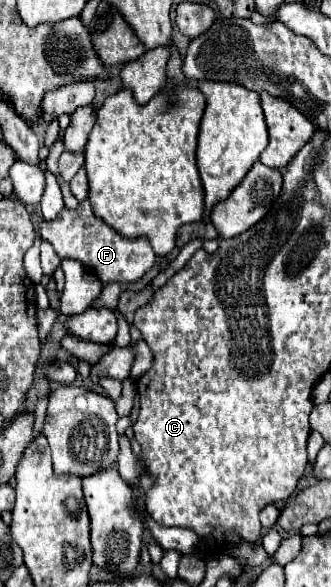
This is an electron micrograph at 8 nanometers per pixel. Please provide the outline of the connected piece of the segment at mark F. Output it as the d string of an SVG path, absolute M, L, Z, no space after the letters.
M89 199L81 201L75 209L63 209L53 221L41 221L39 235L43 241L53 245L61 259L79 261L103 285L113 281L137 283L157 263L155 251L151 251L151 243L147 243L147 239L127 239L115 233L113 227L103 223L103 219L95 219Z

